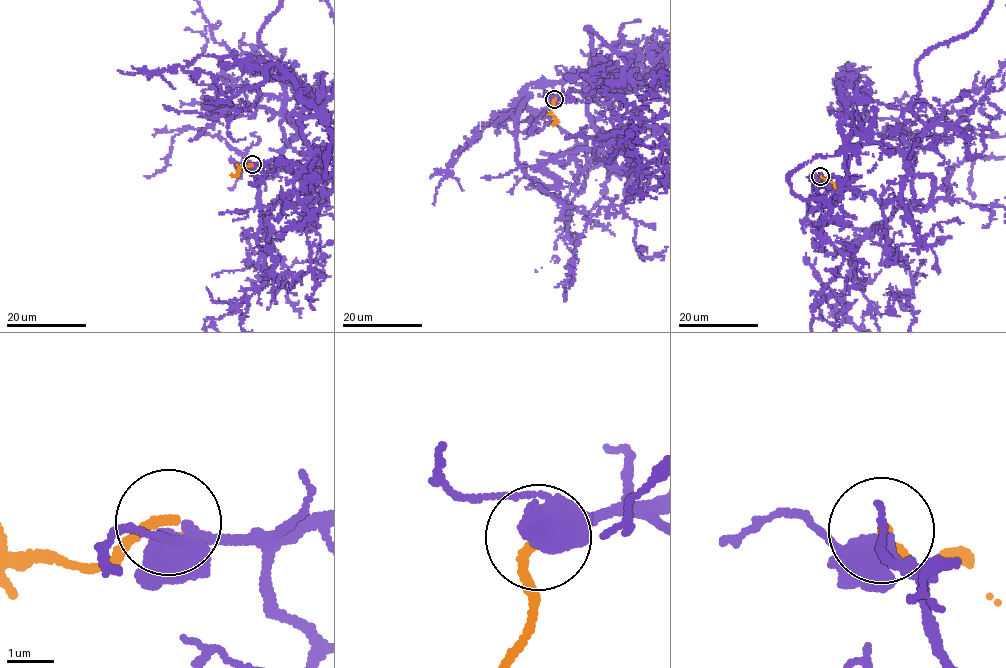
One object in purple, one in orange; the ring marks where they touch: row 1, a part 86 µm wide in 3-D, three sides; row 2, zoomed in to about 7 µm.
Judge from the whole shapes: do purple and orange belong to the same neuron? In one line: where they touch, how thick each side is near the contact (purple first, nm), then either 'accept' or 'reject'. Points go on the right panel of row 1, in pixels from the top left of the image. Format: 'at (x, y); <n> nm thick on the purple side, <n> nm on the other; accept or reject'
at (820, 176); 400 nm thick on the purple side, 220 nm on the other; accept

